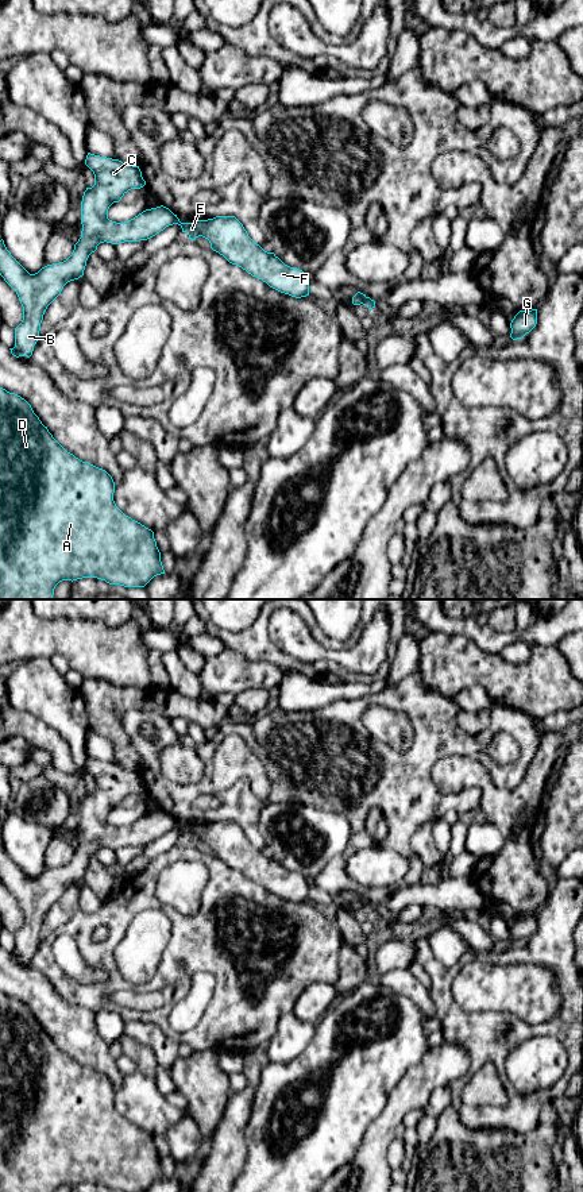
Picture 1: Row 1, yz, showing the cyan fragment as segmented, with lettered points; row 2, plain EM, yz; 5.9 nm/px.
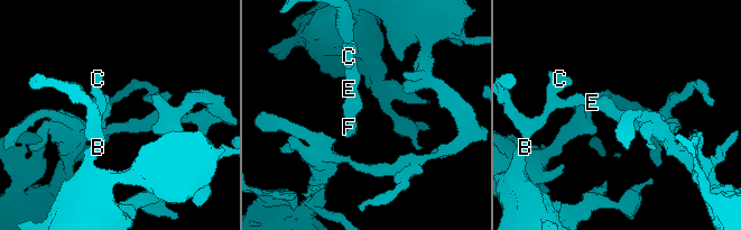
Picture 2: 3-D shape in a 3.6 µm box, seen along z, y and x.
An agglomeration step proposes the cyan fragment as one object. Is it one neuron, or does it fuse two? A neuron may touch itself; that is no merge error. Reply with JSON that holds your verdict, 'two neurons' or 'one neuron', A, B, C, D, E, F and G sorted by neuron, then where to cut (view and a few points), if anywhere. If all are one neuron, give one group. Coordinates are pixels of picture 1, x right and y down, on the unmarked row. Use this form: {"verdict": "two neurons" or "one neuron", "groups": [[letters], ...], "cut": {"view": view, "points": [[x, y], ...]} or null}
{"verdict": "two neurons", "groups": [["A", "B", "C", "D", "E", "F"], ["G"]], "cut": {"view": "yz", "points": [[366, 902], [362, 907]]}}

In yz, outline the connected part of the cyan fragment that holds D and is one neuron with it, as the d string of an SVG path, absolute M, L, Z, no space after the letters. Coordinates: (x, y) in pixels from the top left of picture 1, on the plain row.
M0 992L0 1192L55 1192L62 1185L97 1183L109 1189L144 1192L154 1181L165 1179L154 1137L126 1120L113 1106L115 1087L103 1073L82 1066L67 1057L42 1029L31 1010L15 998Z

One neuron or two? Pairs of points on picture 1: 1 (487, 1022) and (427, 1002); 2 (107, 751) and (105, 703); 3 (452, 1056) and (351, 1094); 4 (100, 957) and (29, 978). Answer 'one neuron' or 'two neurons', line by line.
1: two neurons
2: two neurons
3: two neurons
4: two neurons

